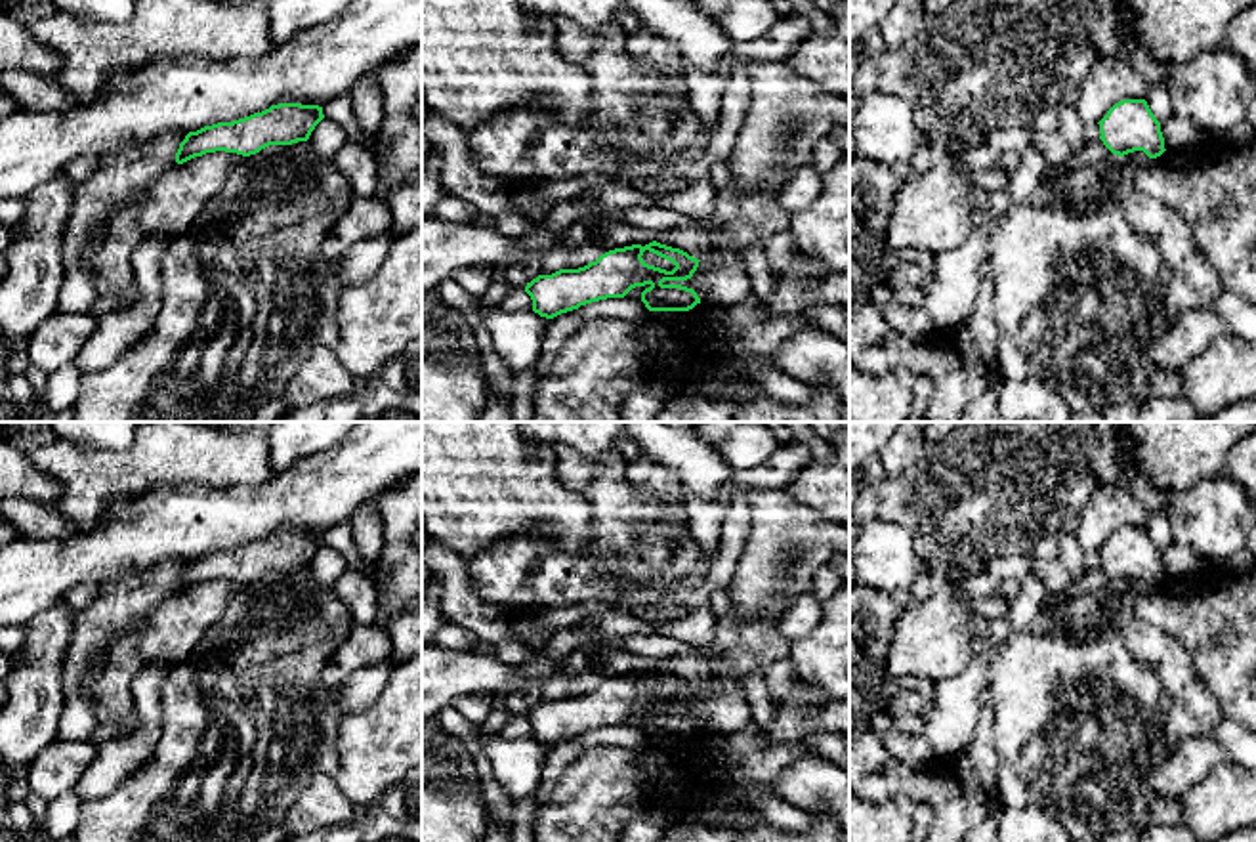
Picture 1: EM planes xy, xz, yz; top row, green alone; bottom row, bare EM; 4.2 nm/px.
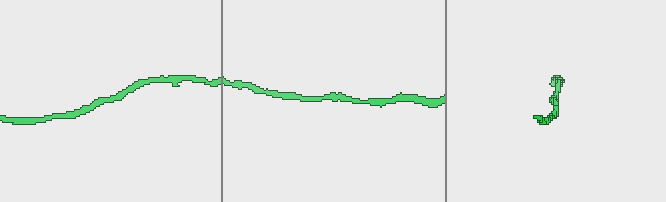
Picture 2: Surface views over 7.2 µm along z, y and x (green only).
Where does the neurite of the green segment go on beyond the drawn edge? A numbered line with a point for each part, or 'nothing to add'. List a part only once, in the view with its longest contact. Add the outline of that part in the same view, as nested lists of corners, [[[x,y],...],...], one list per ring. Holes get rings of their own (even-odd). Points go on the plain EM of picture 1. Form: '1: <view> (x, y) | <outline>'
nothing to add

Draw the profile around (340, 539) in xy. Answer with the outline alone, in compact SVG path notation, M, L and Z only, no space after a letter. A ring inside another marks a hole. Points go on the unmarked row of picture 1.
M338 523L334 529L324 531L323 542L324 542L324 546L342 554L347 567L351 567L355 571L361 571L372 579L376 579L376 575L382 571L380 563L366 563L359 556L349 523Z

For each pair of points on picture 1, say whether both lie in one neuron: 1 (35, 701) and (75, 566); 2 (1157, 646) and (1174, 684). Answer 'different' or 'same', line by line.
1: different
2: same

